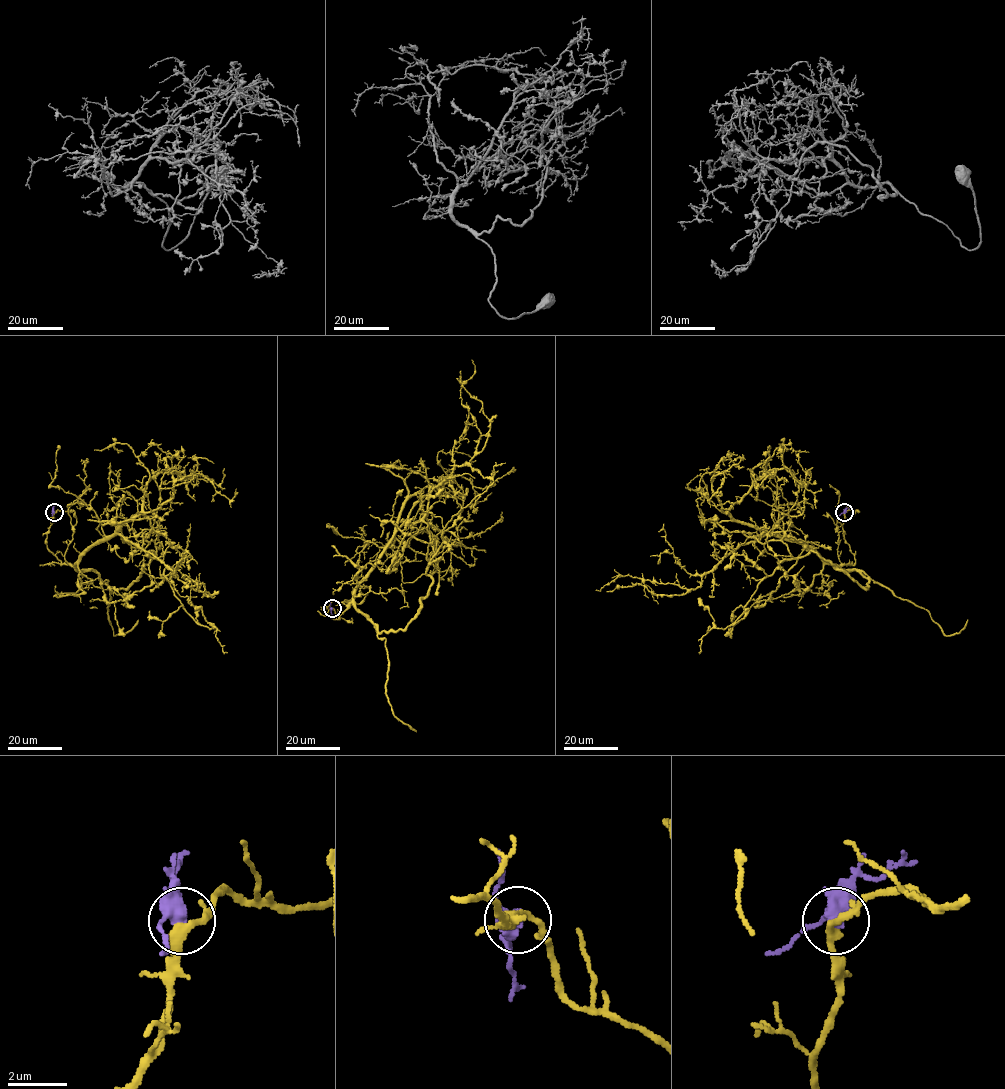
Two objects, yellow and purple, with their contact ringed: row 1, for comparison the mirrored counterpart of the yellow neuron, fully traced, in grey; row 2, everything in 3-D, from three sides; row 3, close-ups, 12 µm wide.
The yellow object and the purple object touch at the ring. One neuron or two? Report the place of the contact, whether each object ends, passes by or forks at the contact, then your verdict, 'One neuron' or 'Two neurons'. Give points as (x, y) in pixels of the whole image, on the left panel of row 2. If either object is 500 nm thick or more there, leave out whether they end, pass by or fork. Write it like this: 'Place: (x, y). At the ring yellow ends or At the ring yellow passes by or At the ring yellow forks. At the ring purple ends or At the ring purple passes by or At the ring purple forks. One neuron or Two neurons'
Place: (54, 512). At the ring yellow passes by. At the ring purple passes by. One neuron

